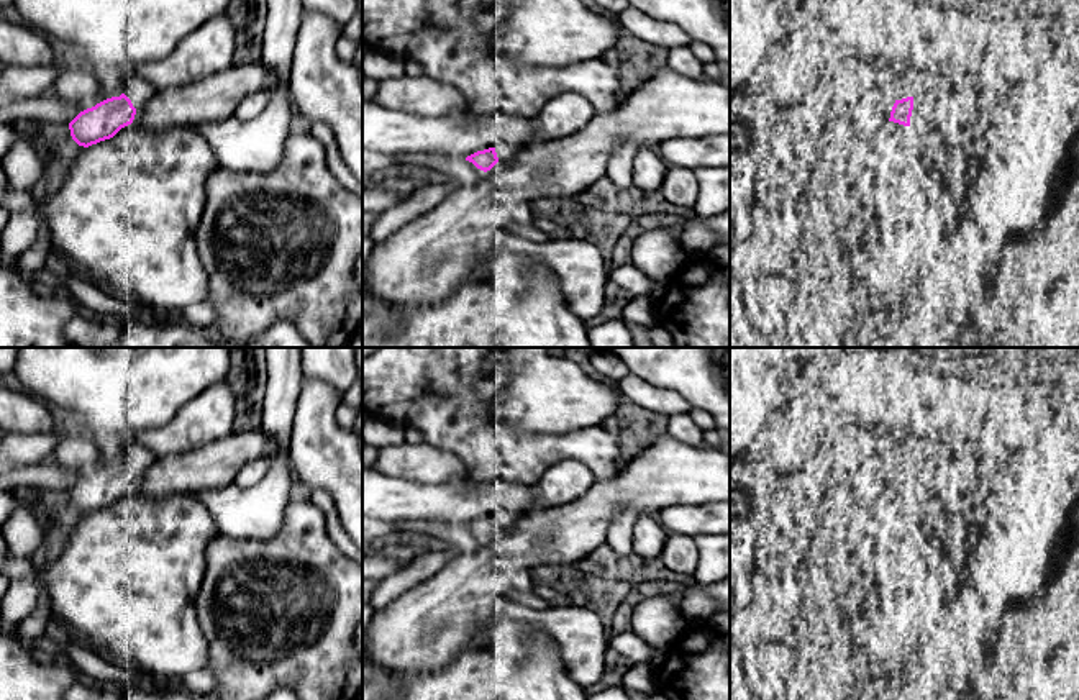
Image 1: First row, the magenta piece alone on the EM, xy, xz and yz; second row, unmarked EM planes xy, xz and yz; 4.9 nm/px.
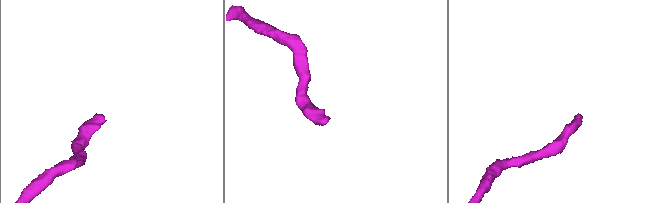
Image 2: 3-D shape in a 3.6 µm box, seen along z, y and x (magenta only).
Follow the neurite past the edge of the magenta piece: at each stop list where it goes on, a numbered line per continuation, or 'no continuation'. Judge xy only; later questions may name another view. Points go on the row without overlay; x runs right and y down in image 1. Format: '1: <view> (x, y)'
1: xy (135, 454)

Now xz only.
1: xz (505, 520)

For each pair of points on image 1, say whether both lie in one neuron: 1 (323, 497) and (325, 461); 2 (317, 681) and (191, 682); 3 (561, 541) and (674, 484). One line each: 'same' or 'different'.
1: different
2: different
3: same

